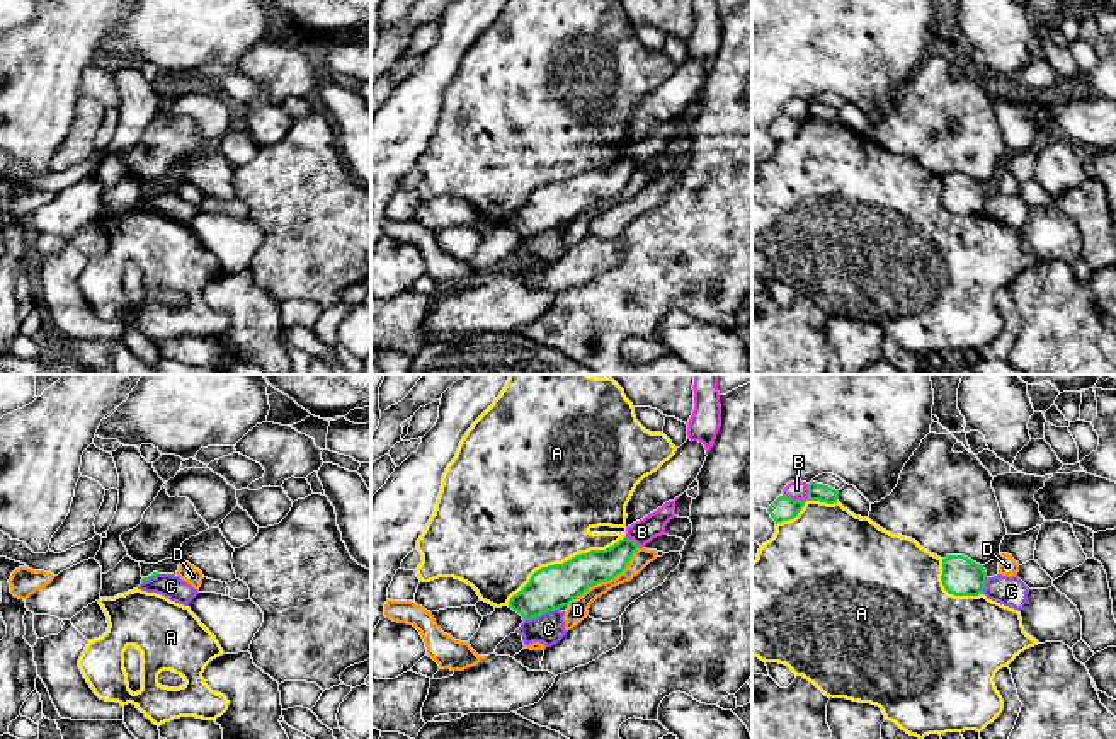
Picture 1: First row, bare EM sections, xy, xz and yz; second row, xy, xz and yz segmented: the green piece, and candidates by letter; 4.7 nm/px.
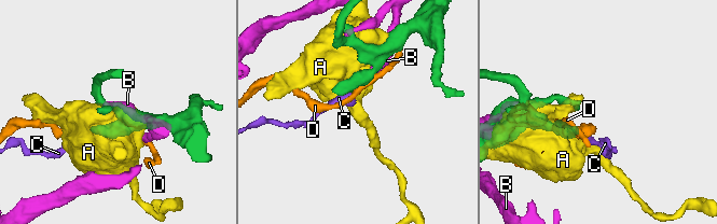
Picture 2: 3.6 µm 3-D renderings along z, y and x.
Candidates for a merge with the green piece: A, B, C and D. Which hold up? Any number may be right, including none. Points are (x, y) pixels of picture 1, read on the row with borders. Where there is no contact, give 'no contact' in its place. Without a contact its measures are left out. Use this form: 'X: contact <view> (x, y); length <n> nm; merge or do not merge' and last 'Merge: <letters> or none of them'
A: contact xz (563, 562); length 650 nm; do not merge
B: contact yz (800, 501); length 140 nm; do not merge
C: contact xz (541, 613); length 180 nm; do not merge
D: contact xz (606, 579); length 440 nm; do not merge
Merge: none of them

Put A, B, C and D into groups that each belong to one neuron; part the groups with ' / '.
A / B / C / D

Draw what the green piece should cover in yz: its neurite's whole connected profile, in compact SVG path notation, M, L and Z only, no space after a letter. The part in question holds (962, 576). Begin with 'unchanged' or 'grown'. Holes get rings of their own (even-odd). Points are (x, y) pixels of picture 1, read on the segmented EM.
unchanged | M946 555L942 559L942 586L954 596L978 596L983 594L987 572L983 565L973 562L965 555Z

